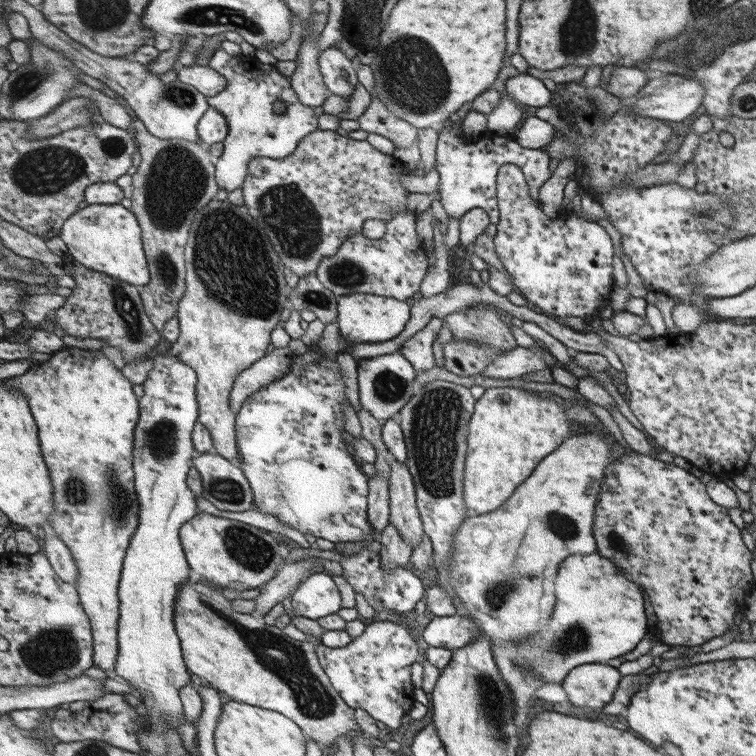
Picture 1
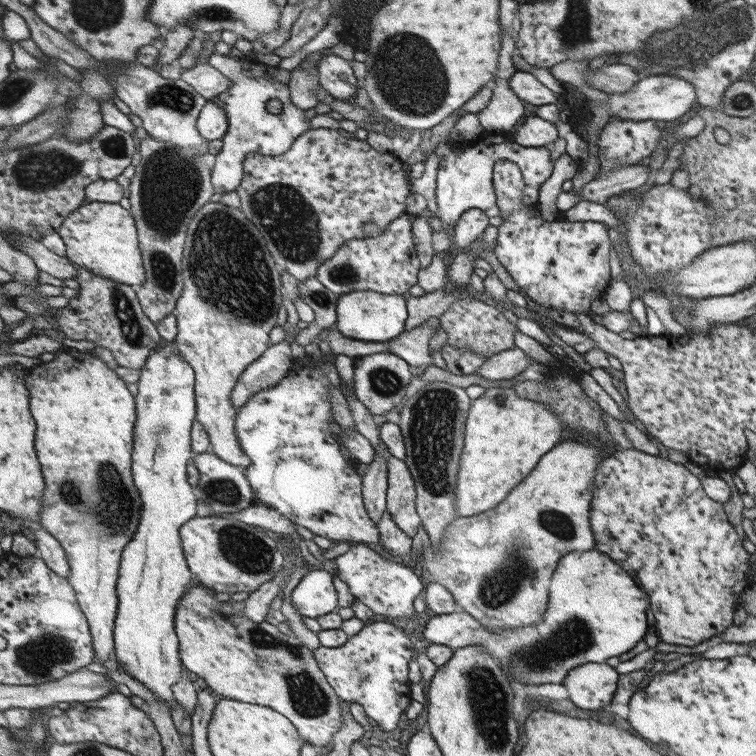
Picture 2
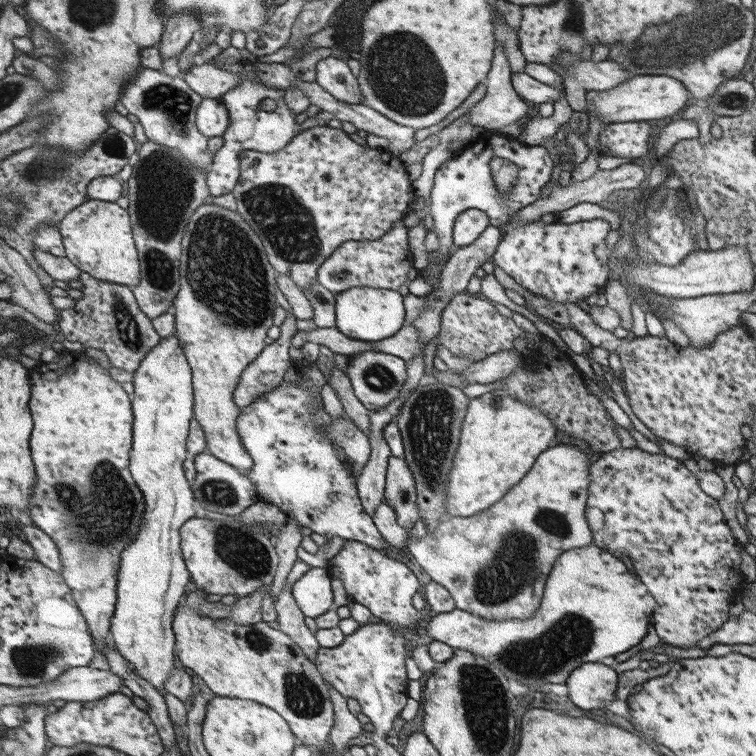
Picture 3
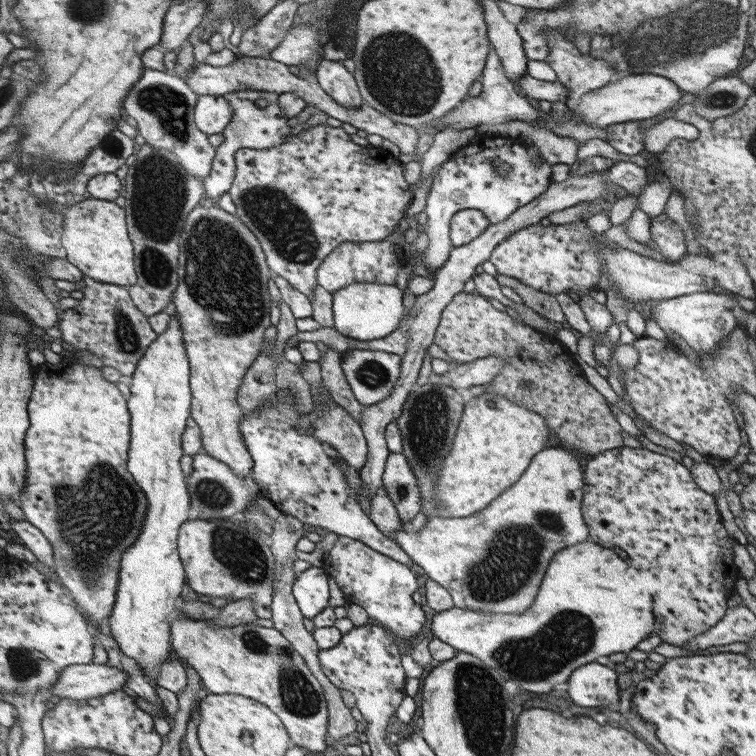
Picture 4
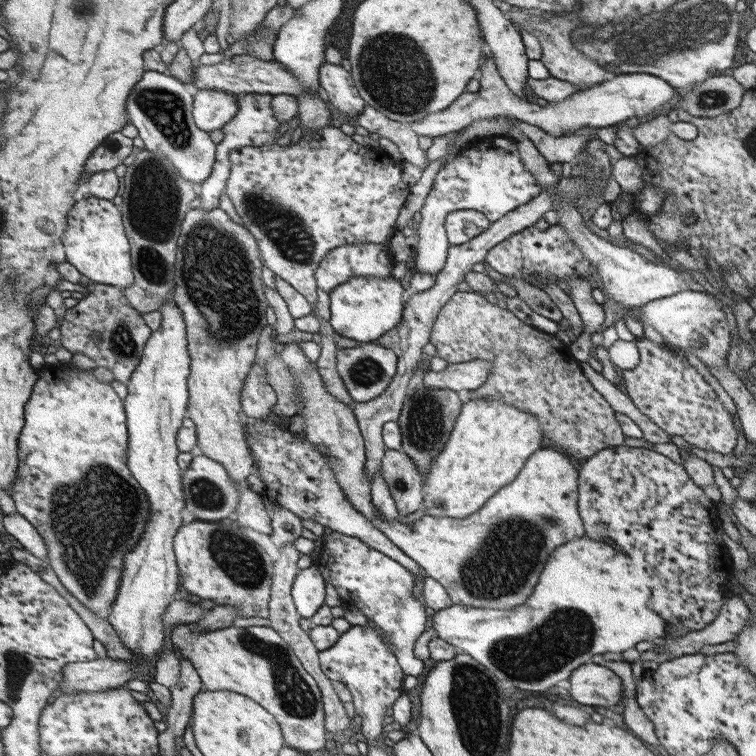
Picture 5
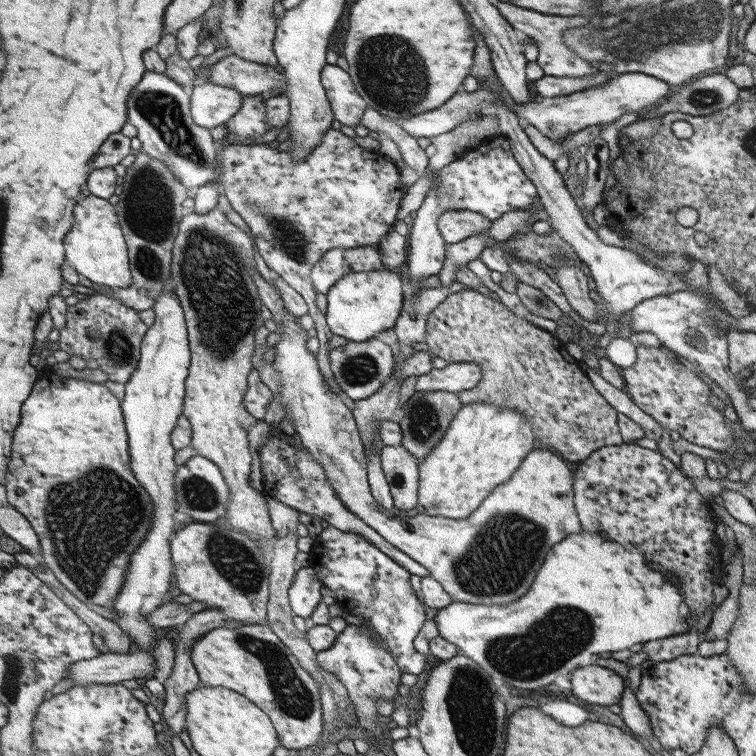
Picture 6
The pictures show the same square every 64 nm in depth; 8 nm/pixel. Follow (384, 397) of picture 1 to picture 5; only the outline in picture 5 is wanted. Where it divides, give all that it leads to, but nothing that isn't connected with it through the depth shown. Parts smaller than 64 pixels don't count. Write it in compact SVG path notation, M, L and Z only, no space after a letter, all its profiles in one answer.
M374 342L364 343L356 348L338 348L336 358L340 378L356 402L368 402L382 394L397 371L396 354Z

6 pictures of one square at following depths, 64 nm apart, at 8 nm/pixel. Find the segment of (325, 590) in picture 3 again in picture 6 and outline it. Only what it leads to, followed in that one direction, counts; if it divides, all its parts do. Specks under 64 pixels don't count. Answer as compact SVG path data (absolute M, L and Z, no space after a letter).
M308 566L300 569L295 584L290 590L292 608L297 616L310 621L310 614L322 600L322 581L318 580L317 572Z

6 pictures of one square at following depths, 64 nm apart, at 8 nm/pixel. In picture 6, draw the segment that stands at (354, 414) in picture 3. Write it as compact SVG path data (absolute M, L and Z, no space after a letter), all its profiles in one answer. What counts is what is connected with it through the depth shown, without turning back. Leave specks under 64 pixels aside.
M330 128L324 136L321 144L310 152L306 160L295 161L290 151L280 151L272 148L270 144L260 145L234 145L222 149L225 156L224 172L222 177L225 194L228 197L233 209L238 212L245 222L251 227L251 232L257 241L265 262L274 274L284 276L286 280L297 288L308 302L312 317L312 325L316 328L320 348L317 354L318 364L321 365L321 372L325 375L330 388L346 398L346 393L334 378L330 363L330 341L333 332L327 324L324 314L317 307L317 293L311 279L312 267L325 253L335 248L356 248L368 245L377 245L378 242L390 232L390 228L396 222L398 202L402 202L400 194L404 194L404 184L400 182L398 168L388 162L378 150L366 152L360 145L356 144L353 138L345 136L339 130Z

